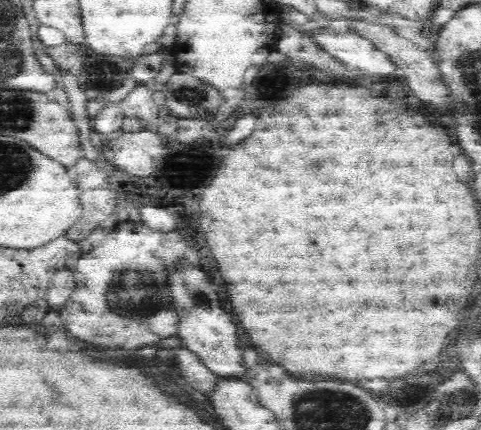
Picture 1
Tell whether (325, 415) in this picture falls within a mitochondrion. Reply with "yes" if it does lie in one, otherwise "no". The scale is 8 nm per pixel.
yes

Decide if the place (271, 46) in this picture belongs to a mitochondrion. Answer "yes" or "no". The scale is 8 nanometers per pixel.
no

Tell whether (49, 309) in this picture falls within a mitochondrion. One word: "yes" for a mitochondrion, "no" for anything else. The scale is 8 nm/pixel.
no

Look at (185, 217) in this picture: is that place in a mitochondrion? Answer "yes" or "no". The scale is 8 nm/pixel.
no

